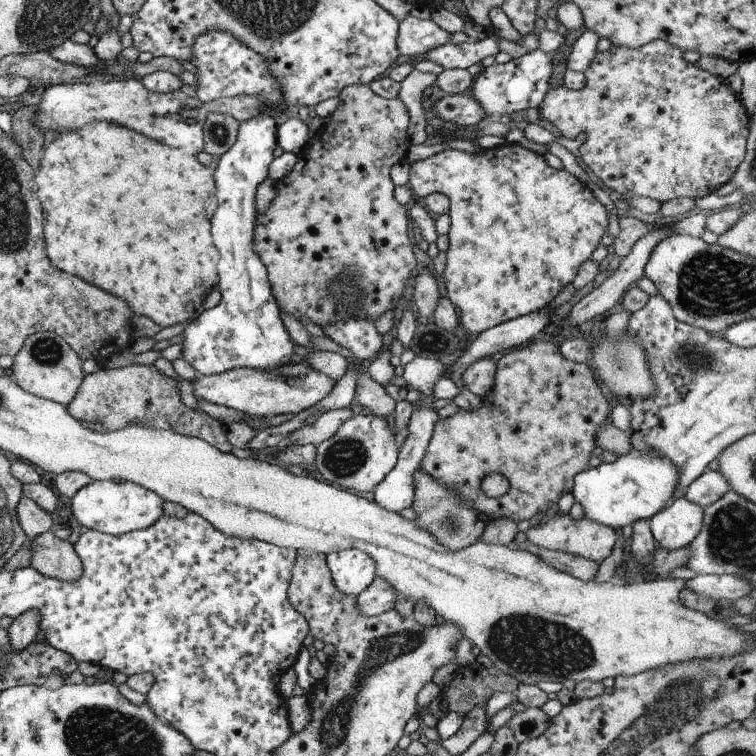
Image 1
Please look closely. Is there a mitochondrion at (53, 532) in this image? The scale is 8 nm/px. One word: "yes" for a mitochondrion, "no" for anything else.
no

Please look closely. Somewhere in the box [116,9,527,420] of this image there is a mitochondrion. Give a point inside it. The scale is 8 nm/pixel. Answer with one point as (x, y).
(218, 133)

